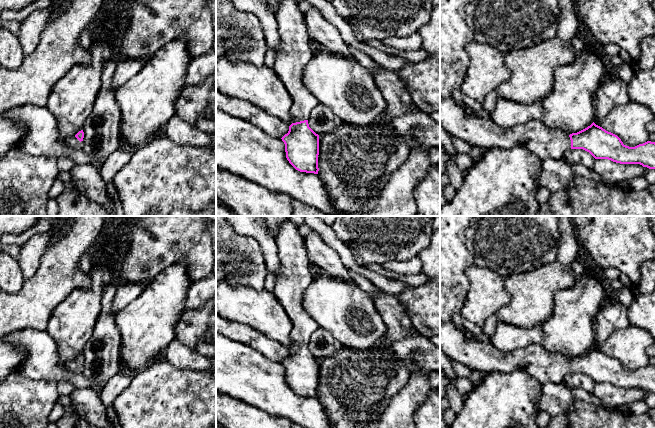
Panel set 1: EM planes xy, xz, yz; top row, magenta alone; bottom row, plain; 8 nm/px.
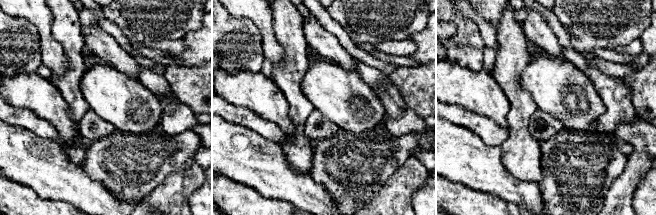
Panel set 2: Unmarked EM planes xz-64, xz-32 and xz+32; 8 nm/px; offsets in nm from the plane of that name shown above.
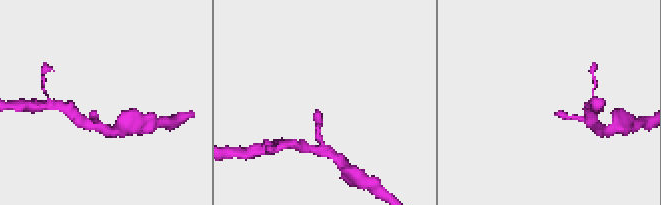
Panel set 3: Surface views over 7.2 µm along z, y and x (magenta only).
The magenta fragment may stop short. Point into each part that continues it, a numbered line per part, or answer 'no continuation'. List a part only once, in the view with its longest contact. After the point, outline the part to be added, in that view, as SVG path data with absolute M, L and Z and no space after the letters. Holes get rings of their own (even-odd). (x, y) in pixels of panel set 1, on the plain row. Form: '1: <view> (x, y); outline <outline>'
1: xz (295, 276); outline M287 218L281 223L275 241L282 268L276 277L273 294L292 321L290 338L293 347L308 344L319 325L302 304L304 293L314 278L305 248L305 236Z

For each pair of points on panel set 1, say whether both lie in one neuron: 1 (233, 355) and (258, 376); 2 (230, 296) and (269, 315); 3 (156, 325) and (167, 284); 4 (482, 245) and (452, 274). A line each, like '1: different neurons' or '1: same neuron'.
1: same neuron
2: same neuron
3: same neuron
4: different neurons

